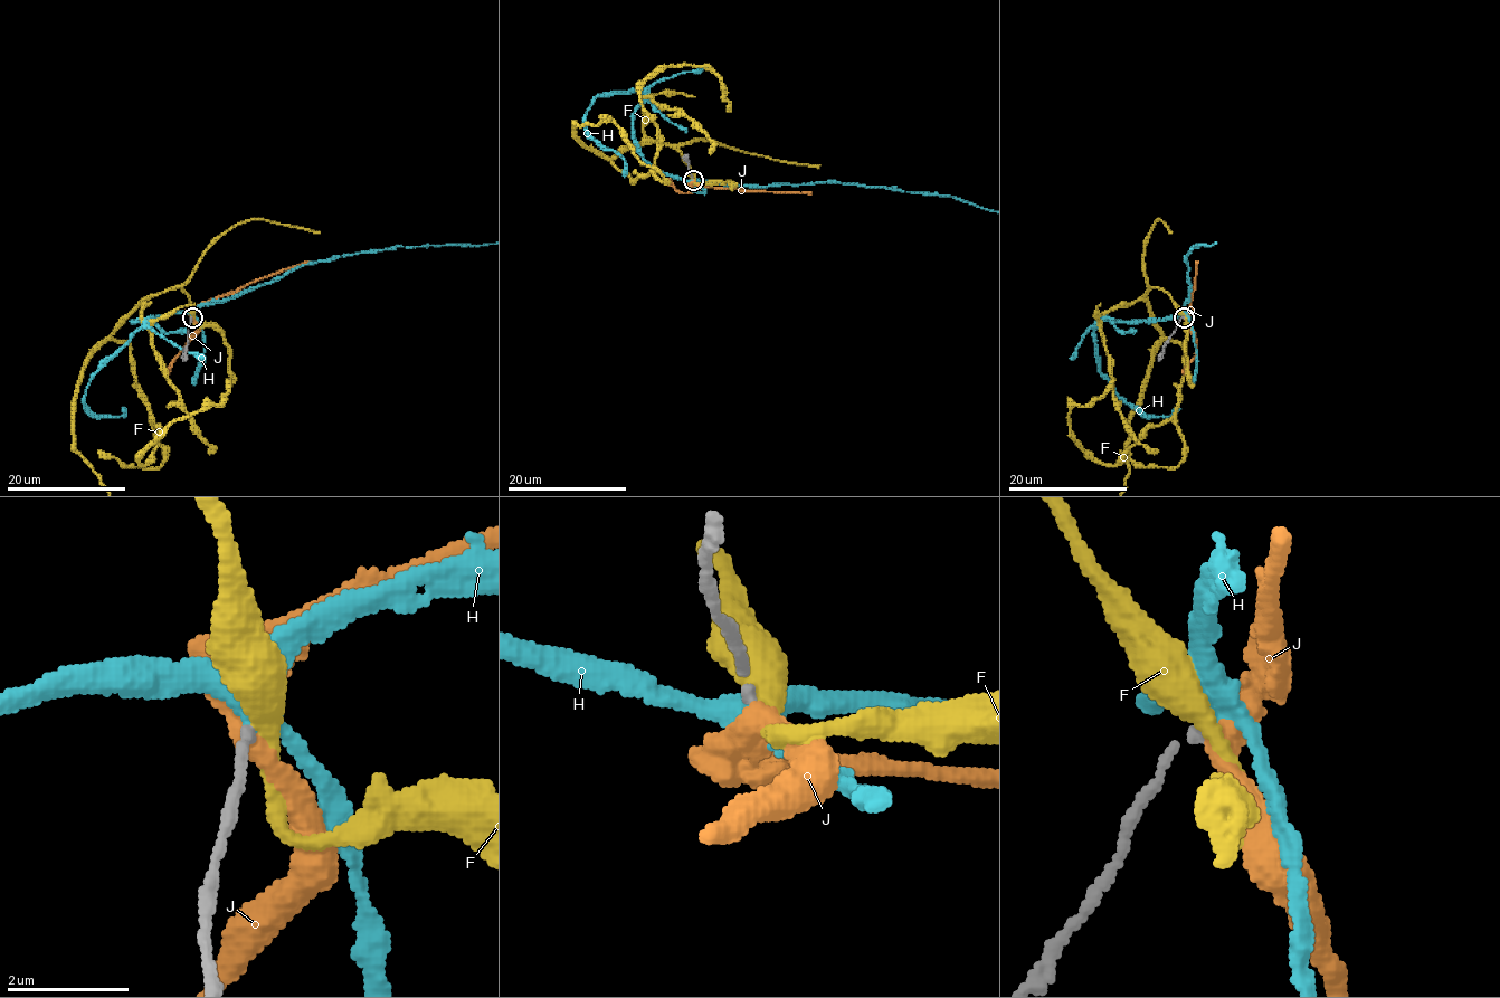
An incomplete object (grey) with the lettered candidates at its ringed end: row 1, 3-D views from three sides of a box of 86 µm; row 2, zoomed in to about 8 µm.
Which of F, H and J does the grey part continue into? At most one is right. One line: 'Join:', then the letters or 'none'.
Join: H

